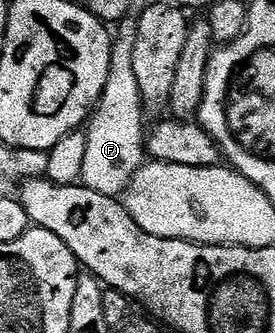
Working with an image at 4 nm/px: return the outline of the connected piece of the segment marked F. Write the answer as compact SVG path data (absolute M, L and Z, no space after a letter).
M125 20L115 27L106 88L86 126L87 148L81 183L91 191L112 197L119 197L127 191L146 160L146 111L134 73L135 39L135 21Z

